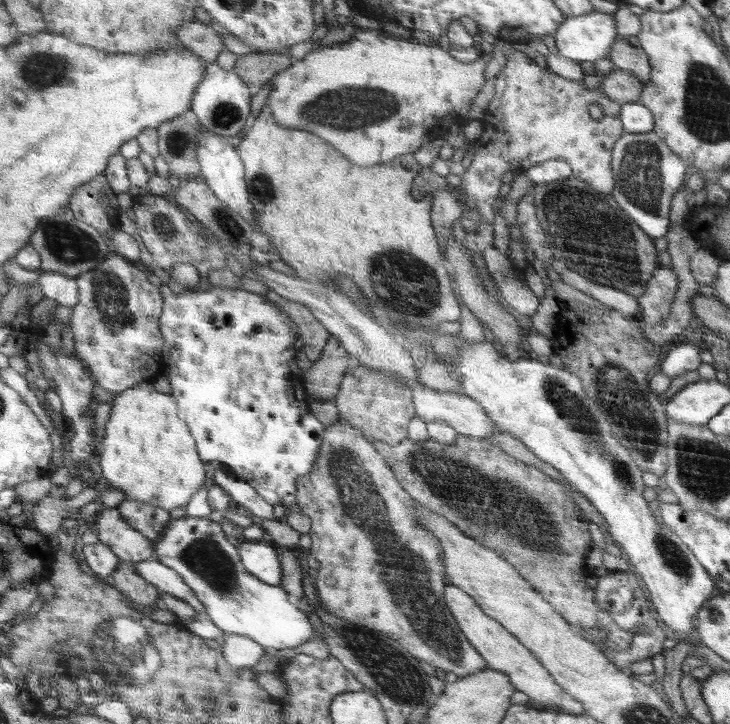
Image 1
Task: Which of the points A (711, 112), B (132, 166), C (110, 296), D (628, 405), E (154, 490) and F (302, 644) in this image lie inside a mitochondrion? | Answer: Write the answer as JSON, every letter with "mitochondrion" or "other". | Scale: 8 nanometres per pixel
{"A":"mitochondrion","B":"other","C":"mitochondrion","D":"mitochondrion","E":"other","F":"other"}

